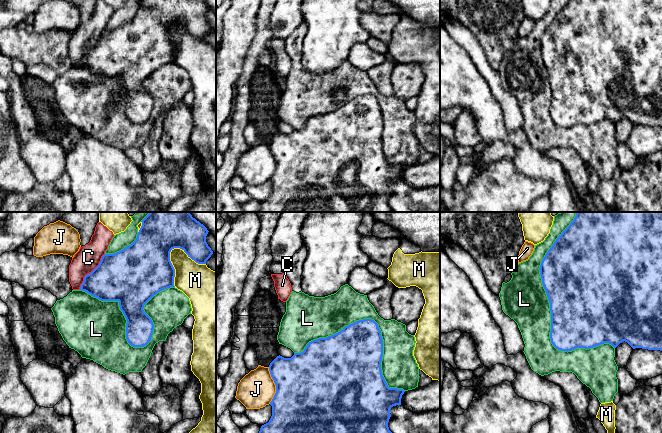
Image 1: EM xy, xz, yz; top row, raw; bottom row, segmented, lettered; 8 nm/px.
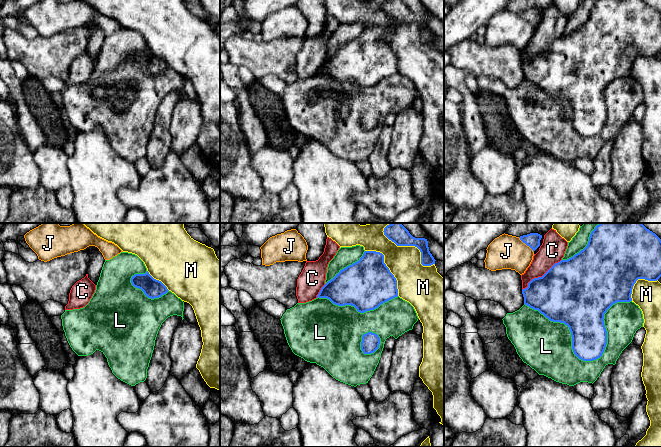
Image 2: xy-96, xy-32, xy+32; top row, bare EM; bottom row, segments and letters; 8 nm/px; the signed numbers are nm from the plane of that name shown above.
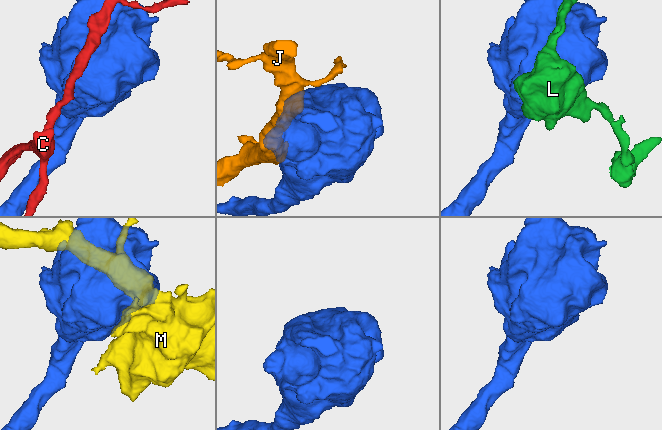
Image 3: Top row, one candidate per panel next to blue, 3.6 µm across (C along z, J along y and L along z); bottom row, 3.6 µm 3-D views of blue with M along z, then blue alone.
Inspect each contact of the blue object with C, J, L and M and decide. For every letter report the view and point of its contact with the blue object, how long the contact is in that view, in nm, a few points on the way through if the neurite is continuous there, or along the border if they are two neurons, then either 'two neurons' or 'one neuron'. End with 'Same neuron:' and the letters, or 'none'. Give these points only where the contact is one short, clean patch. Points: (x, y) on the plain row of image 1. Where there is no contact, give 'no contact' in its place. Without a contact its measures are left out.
C: contact xy (91, 48); length 360 nm; two neurons
J: contact xz (275, 160); length 300 nm; two neurons
L: contact yz (551, 91); length 1050 nm; two neurons
M: contact xy (171, 40); length 320 nm; two neurons
Same neuron: none

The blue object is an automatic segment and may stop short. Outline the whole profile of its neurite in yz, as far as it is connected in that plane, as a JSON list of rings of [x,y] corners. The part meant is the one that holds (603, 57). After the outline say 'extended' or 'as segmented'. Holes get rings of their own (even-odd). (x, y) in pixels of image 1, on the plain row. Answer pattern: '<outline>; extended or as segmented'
[[[570,0],[548,26],[539,46],[550,79],[550,115],[556,125],[568,128],[576,124],[589,125],[604,119],[616,124],[625,117],[633,125],[662,127],[662,0]]]; as segmented

